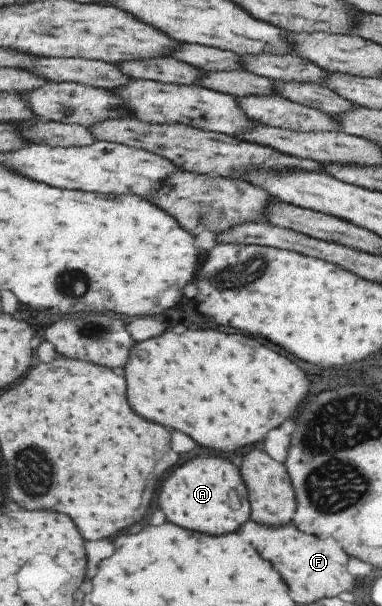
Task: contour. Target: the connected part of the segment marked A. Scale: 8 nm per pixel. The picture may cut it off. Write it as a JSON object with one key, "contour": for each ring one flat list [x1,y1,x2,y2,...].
{"contour":[[222,455,196,457,184,463,162,483,158,503,168,515,168,521,210,535,224,535,240,529,240,525,251,520,253,512,241,469]]}

